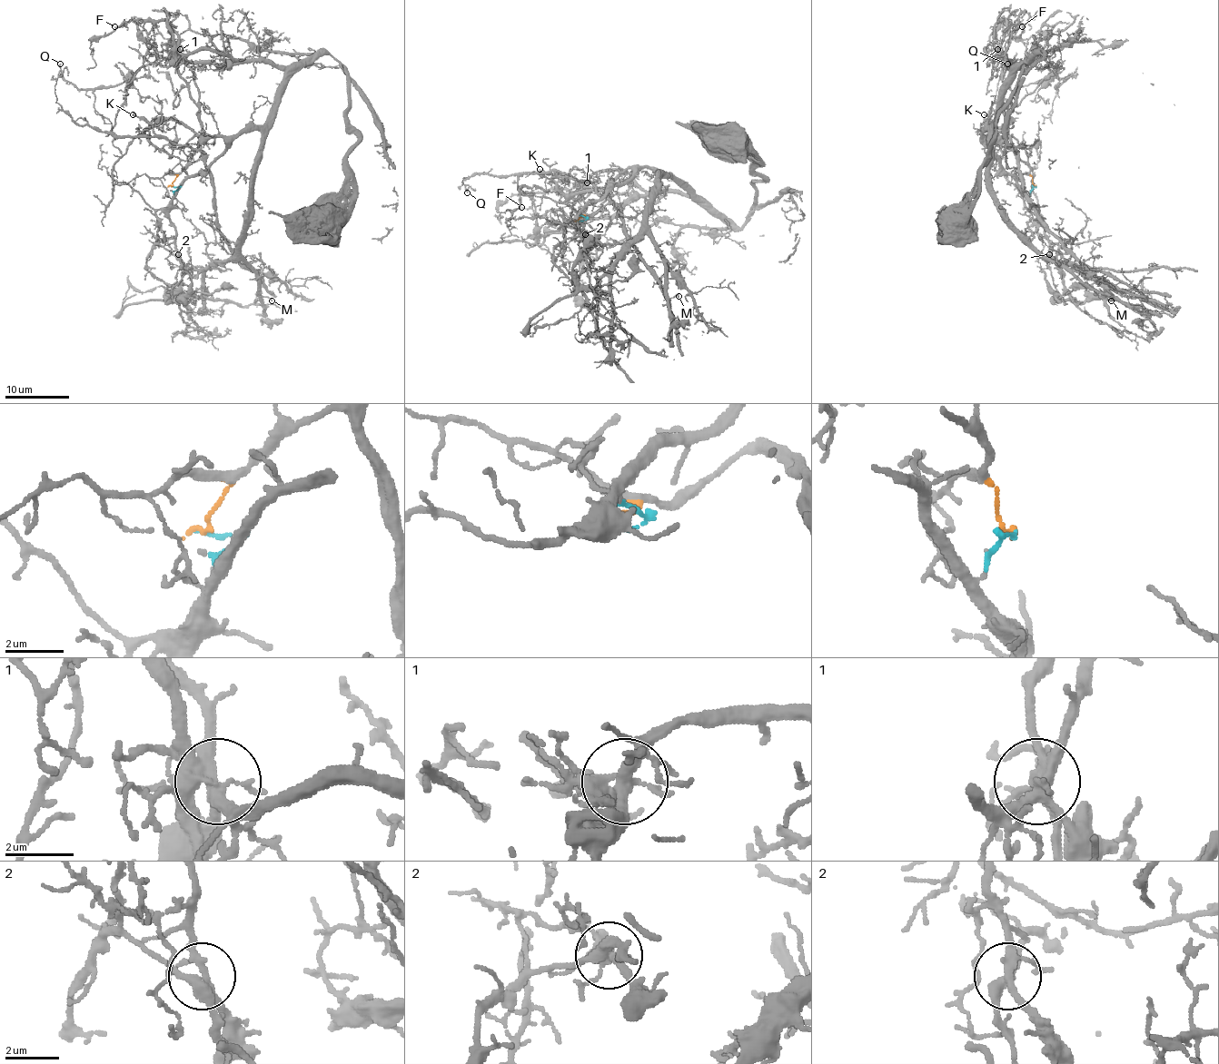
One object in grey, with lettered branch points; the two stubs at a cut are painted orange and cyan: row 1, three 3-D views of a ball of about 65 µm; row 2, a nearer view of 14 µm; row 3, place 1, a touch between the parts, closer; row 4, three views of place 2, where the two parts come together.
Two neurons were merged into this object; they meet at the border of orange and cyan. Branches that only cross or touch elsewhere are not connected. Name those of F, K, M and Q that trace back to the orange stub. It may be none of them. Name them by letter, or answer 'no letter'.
K, Q

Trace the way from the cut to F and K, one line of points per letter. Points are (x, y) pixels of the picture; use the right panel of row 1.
F: (1036, 186), (1026, 196), (982, 133), (1011, 73), (1005, 62), (986, 50), (995, 52), (1005, 20), (1022, 26)
K: (1036, 186), (1032, 180), (1030, 169), (1011, 149), (992, 140), (990, 119), (984, 114)

